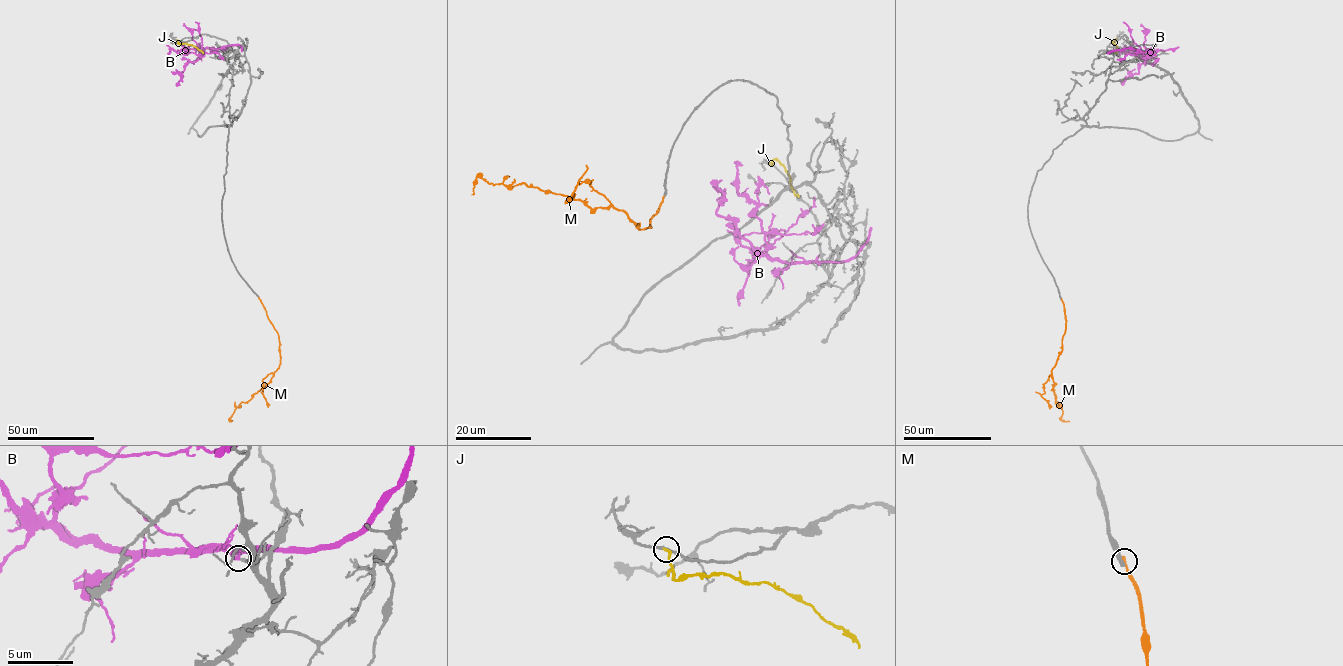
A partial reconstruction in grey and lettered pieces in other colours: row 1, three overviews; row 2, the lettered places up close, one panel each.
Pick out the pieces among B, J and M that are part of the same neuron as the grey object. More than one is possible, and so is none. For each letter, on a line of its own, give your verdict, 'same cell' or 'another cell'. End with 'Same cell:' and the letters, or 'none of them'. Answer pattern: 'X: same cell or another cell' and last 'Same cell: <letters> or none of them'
B: another cell
J: another cell
M: another cell
Same cell: none of them

